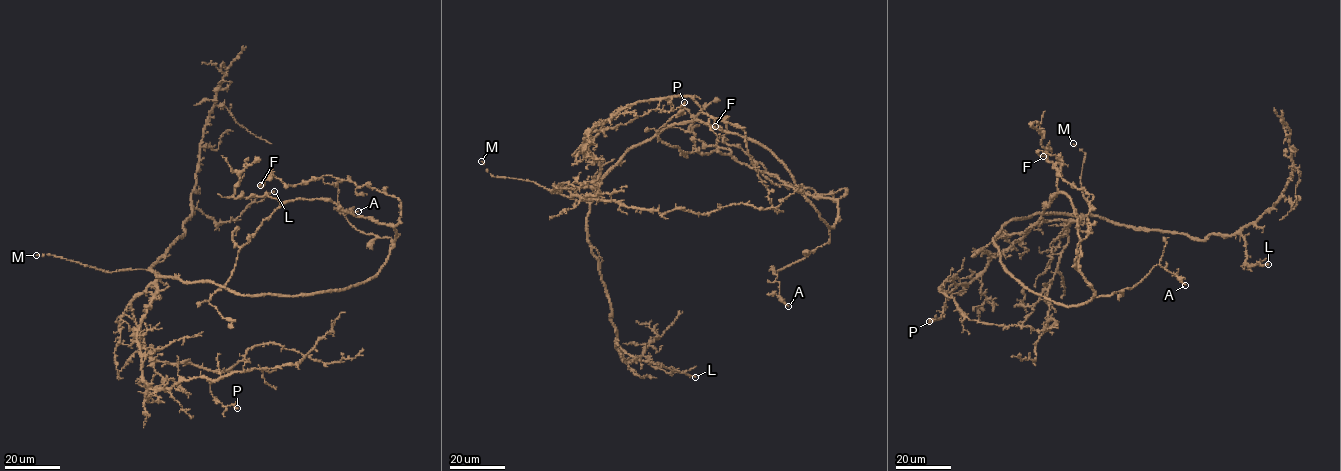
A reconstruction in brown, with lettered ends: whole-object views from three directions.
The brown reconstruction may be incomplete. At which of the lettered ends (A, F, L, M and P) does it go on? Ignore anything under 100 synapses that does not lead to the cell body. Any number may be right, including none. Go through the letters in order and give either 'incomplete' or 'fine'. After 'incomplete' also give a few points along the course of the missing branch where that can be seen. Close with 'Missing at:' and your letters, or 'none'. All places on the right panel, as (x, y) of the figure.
A: fine
F: fine
L: fine
M: incomplete | (1073, 143), (1054, 144)
P: fine
Missing at: M

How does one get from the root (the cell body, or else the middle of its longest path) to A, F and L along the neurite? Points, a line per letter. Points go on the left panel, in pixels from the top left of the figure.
A: (228, 289), (289, 296), (338, 290), (373, 277), (387, 258), (392, 240), (356, 230), (342, 210), (358, 211)
F: (228, 289), (345, 289), (376, 275), (394, 243), (396, 198), (328, 175), (292, 186), (270, 174), (260, 185)
L: (228, 289), (206, 281), (157, 276), (149, 267), (184, 232), (192, 207), (217, 223), (227, 222), (274, 191)

